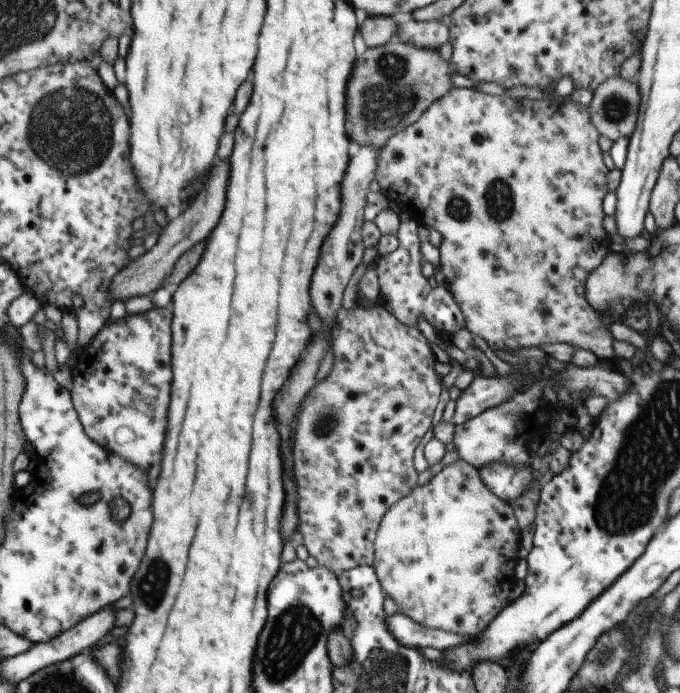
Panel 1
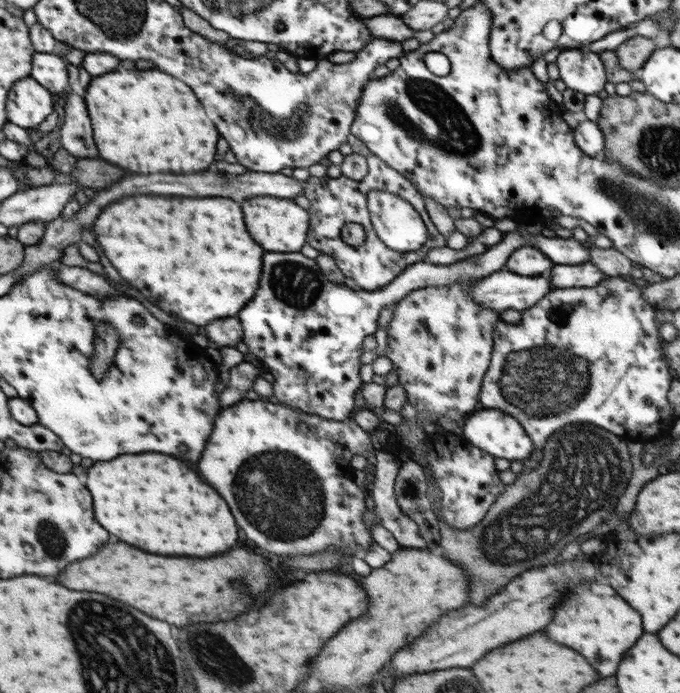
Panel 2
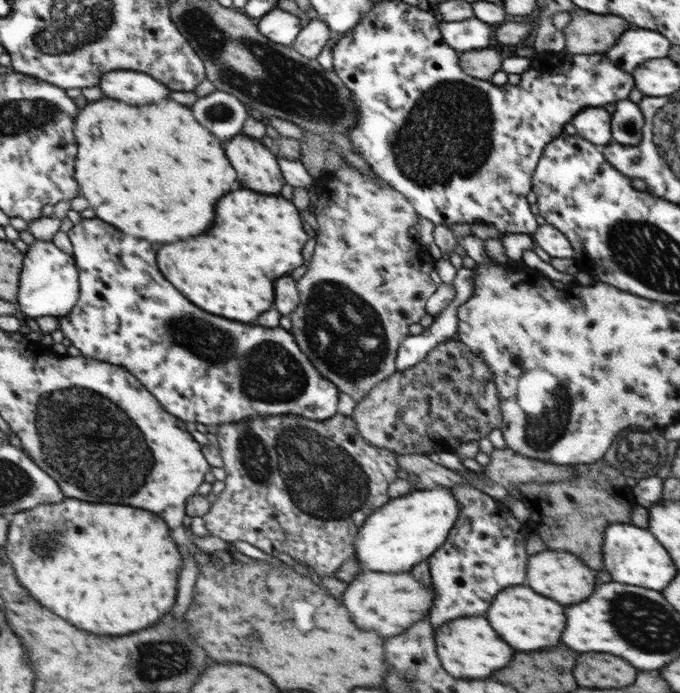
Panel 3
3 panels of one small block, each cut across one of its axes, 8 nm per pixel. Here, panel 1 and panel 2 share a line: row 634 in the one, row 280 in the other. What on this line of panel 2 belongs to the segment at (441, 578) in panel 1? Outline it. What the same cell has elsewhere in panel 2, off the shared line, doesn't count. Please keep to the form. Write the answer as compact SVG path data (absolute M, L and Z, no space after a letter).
M471 277L443 286L423 286L393 305L393 316L385 328L387 346L383 356L391 361L398 384L406 392L406 401L413 405L416 412L432 412L437 418L447 416L460 422L461 416L473 412L477 406L481 378L492 352L492 328L500 320L499 313L480 306L471 297L471 288L477 281L479 277Z

